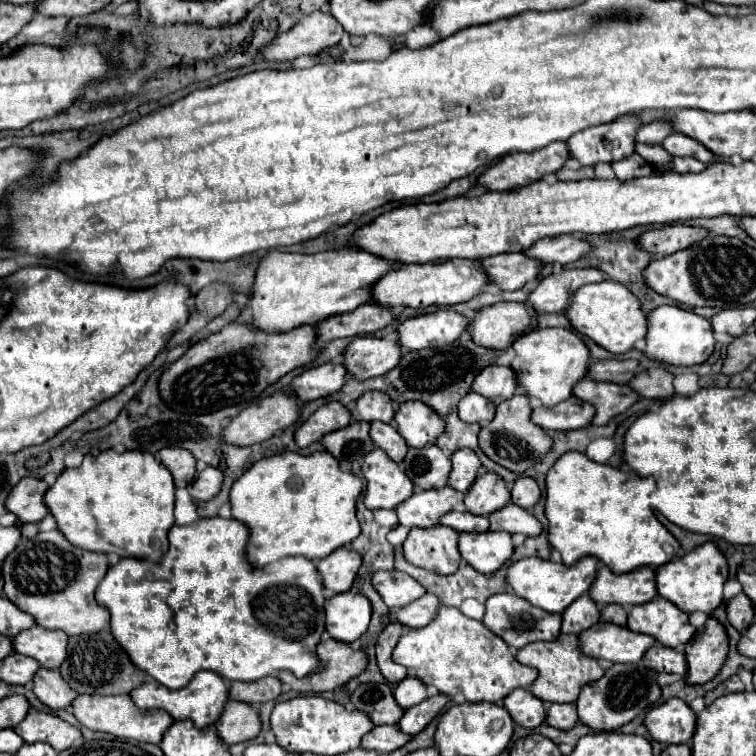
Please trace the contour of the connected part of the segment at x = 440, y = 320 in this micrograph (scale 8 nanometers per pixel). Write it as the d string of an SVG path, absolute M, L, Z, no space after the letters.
M443 308L405 320L399 326L399 344L409 350L451 344L451 340L457 340L469 328L469 324L471 320L467 316Z

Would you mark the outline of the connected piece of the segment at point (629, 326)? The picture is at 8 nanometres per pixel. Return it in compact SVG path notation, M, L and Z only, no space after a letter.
M603 280L597 284L585 284L575 292L573 302L565 310L573 328L589 336L595 344L609 350L611 354L625 354L637 342L645 340L647 334L647 316L641 310L639 298L623 284L615 280Z

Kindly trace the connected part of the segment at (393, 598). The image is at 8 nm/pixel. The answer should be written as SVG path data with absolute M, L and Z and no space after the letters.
M399 570L375 572L373 586L389 608L403 608L427 592L419 582L415 582L415 578Z

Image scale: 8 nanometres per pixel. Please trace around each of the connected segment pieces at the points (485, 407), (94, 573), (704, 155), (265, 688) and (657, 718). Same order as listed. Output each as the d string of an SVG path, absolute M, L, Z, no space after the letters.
M469 392L459 402L459 418L465 422L479 422L481 426L489 424L489 420L495 416L495 404L487 400L485 396L479 396L477 392Z
M39 532L33 540L21 540L19 548L3 562L3 594L21 610L35 616L37 624L49 630L63 630L69 636L95 634L109 626L109 612L95 600L95 588L109 570L109 556L75 548L61 532Z
M673 132L671 136L665 138L663 148L665 148L671 156L691 156L691 158L697 158L697 160L701 160L701 162L705 162L705 164L711 164L711 162L713 162L713 152L707 150L701 142L693 140L693 138L687 136L687 134Z
M265 676L263 680L255 680L251 684L247 682L231 682L229 684L229 696L239 702L249 702L249 704L263 704L269 700L277 700L281 694L281 682L277 676Z
M681 698L655 706L645 716L649 734L661 744L687 744L695 734L697 714Z

